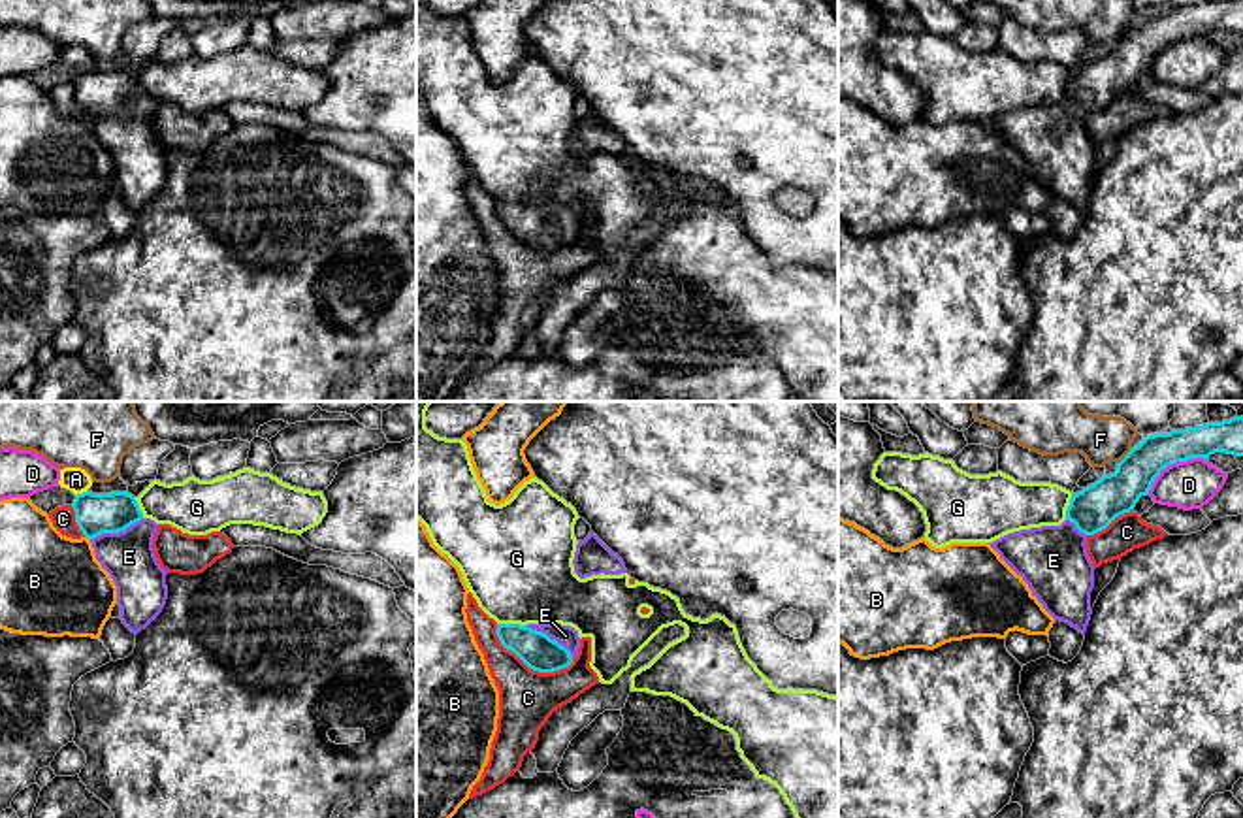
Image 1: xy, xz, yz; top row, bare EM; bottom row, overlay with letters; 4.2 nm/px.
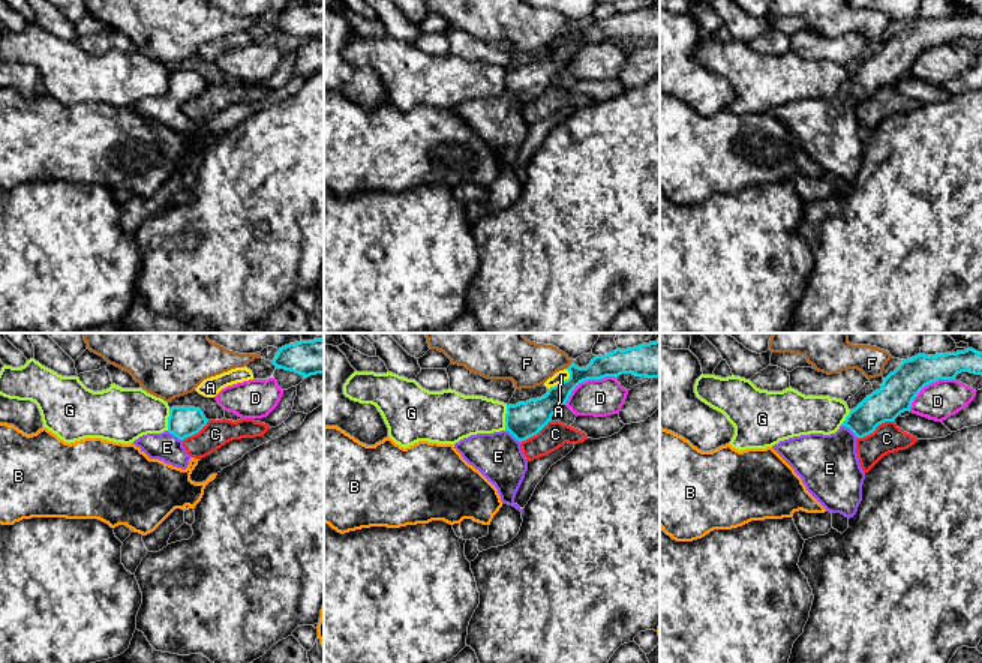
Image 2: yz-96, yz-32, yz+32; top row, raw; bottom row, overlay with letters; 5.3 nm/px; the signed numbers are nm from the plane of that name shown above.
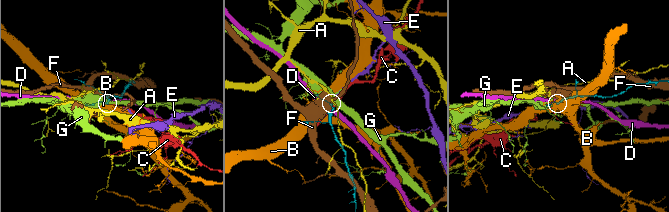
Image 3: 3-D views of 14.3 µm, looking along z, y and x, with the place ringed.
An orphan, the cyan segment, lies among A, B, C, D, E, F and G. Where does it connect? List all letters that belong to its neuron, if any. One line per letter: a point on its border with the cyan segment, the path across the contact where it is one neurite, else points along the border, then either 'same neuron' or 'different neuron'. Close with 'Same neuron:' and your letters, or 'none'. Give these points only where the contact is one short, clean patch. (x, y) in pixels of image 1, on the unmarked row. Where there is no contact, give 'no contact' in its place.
A: xy (80, 72) | different neuron
B: xy (87, 115) | different neuron
C: xz (528, 244) | different neuron
D: yz (1174, 40) | different neuron
E: xy (115, 110) | across xy (95, 91), (115, 110), (123, 117), (129, 134) | same neuron
F: yz (1125, 34) | different neuron
G: xz (511, 202) | different neuron
Same neuron: E

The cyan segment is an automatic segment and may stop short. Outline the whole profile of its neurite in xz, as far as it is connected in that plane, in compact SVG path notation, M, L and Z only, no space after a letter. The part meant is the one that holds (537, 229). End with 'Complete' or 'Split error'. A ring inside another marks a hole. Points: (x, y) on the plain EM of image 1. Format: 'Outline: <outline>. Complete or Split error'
Outline: M497 202L495 211L507 228L539 251L569 245L580 224L578 209L561 202Z. Split error

